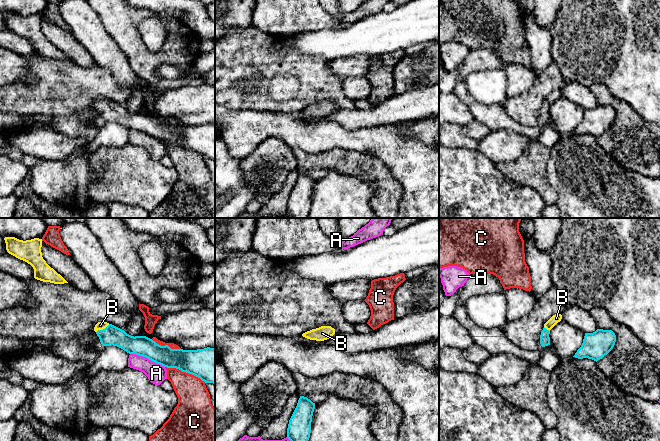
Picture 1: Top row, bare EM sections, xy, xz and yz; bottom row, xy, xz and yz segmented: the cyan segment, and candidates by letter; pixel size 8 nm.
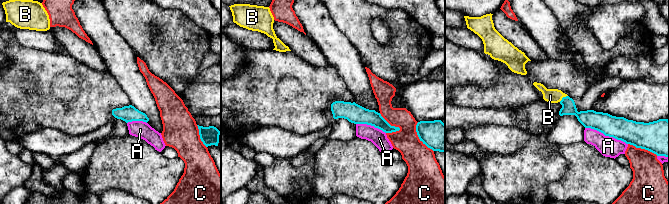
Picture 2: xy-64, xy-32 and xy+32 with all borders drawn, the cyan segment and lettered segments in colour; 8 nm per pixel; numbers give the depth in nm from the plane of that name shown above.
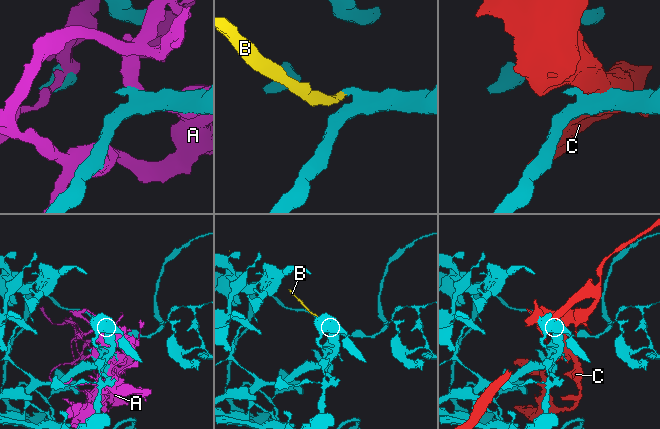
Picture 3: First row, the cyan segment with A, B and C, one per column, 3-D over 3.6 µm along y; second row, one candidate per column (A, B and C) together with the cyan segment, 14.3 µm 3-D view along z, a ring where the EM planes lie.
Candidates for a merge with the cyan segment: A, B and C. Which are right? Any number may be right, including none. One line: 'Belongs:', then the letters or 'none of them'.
Belongs: B

